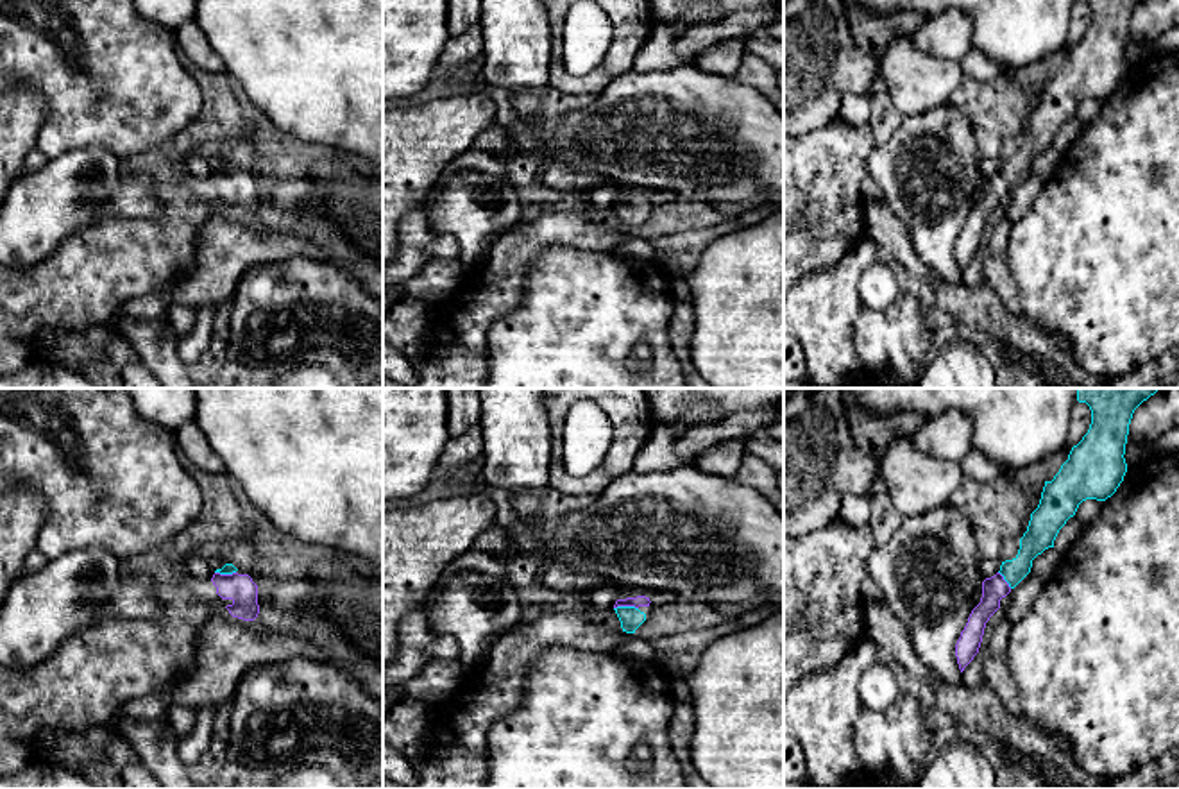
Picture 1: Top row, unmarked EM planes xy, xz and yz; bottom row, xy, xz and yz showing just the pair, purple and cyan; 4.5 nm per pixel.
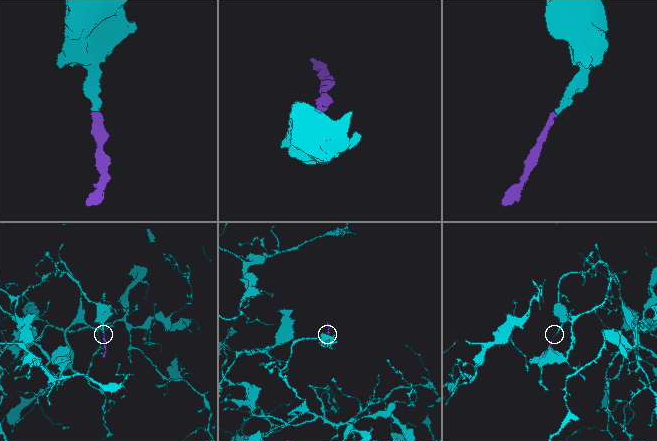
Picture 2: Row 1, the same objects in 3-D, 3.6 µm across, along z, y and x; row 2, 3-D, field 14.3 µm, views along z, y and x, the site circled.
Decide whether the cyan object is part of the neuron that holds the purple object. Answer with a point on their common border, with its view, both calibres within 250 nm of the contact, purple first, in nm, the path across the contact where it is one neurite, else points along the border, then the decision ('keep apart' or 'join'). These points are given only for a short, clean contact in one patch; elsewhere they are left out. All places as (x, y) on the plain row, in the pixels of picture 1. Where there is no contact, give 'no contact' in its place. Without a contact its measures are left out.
contact xz (625, 204); calibres 50 and 100 nm; way xz (637, 201), (625, 204), (630, 217); join

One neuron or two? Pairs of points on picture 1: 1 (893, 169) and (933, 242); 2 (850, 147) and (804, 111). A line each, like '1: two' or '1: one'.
1: one
2: two

